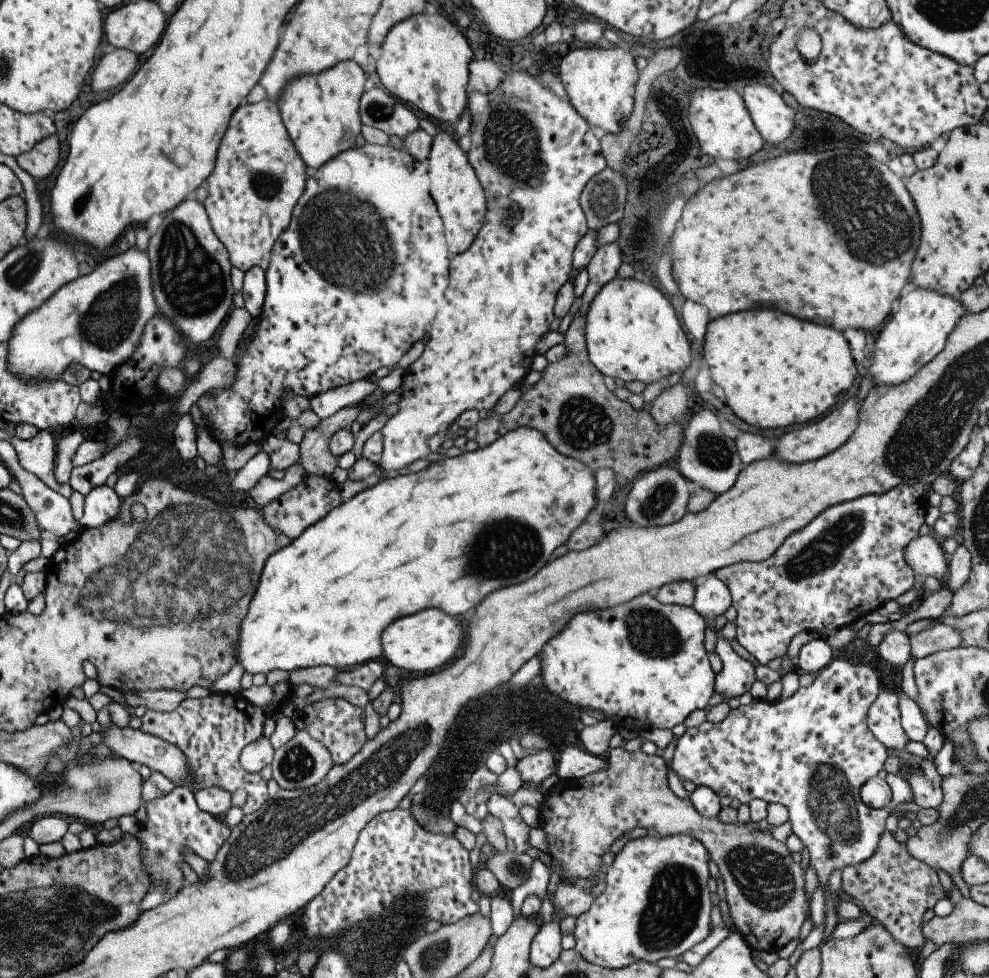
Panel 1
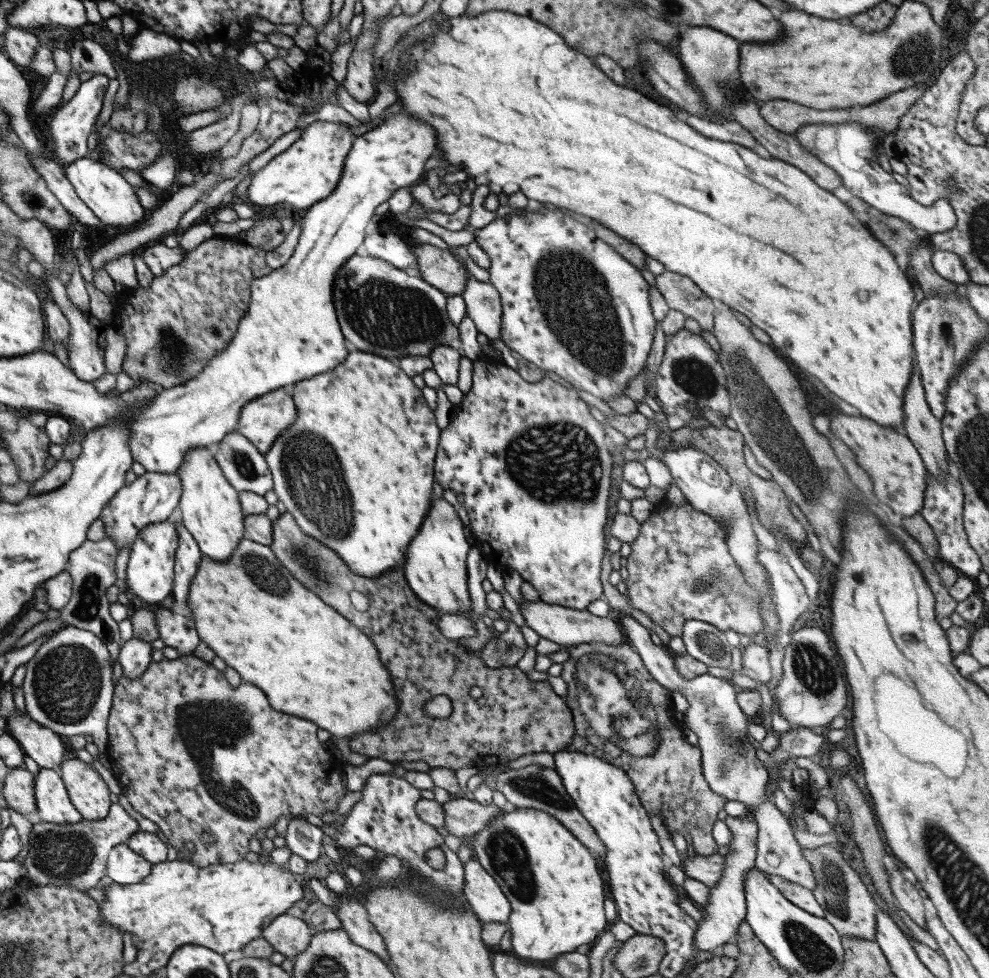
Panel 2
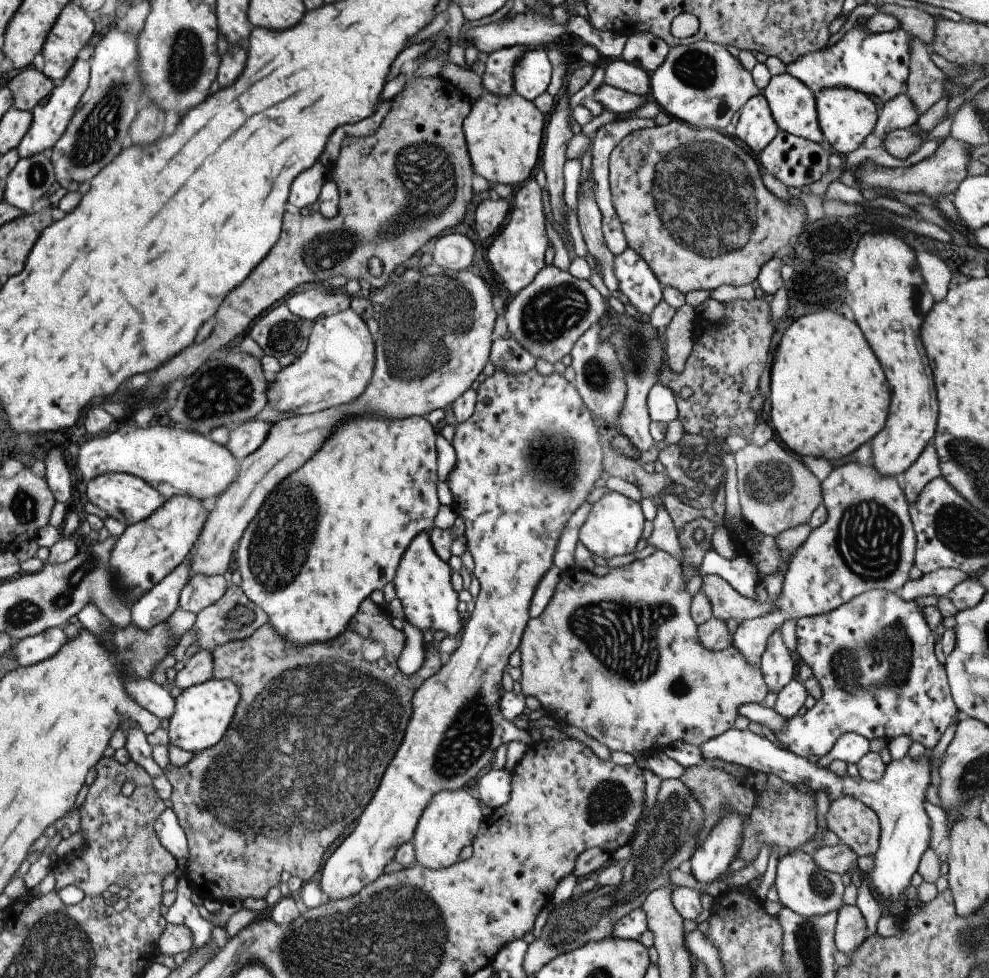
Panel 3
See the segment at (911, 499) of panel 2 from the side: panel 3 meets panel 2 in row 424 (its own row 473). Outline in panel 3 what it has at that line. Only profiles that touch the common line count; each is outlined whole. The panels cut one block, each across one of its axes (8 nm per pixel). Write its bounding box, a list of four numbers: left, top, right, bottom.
[733,462,917,668]

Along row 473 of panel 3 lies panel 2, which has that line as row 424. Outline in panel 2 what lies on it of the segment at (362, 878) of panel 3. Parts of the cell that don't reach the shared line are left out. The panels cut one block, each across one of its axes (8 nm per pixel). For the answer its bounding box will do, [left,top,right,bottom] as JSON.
[435,362,611,610]

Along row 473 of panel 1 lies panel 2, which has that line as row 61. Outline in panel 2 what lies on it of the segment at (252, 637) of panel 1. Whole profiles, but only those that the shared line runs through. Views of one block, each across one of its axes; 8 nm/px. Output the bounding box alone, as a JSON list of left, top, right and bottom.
[395,12,915,432]

